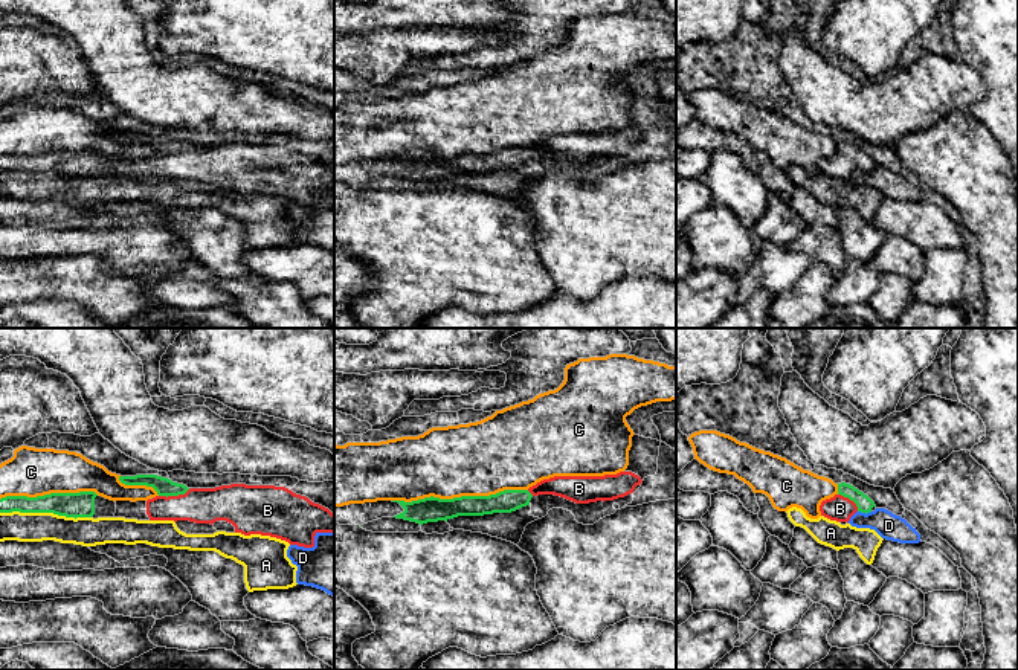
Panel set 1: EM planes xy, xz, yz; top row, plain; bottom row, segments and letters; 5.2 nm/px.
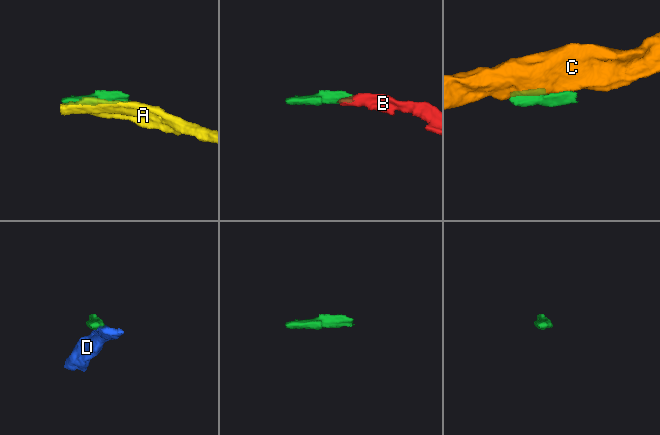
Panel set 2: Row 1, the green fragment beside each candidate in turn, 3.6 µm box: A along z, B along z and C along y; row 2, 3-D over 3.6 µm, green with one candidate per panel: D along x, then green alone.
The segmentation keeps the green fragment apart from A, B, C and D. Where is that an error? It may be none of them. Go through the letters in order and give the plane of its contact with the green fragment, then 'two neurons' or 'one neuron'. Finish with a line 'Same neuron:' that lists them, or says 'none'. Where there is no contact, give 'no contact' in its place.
A: contact in xy; two neurons
B: contact in xy; one neuron
C: contact in xz; two neurons
D: contact in yz; two neurons
Same neuron: B

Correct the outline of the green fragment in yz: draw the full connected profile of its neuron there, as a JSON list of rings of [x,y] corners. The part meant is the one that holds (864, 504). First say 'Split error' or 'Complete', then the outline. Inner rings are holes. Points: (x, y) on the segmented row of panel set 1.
Split error. [[[841,482],[838,484],[838,493],[821,502],[820,511],[830,520],[849,522],[856,511],[867,514],[873,507],[876,505],[867,494],[850,484]]]

